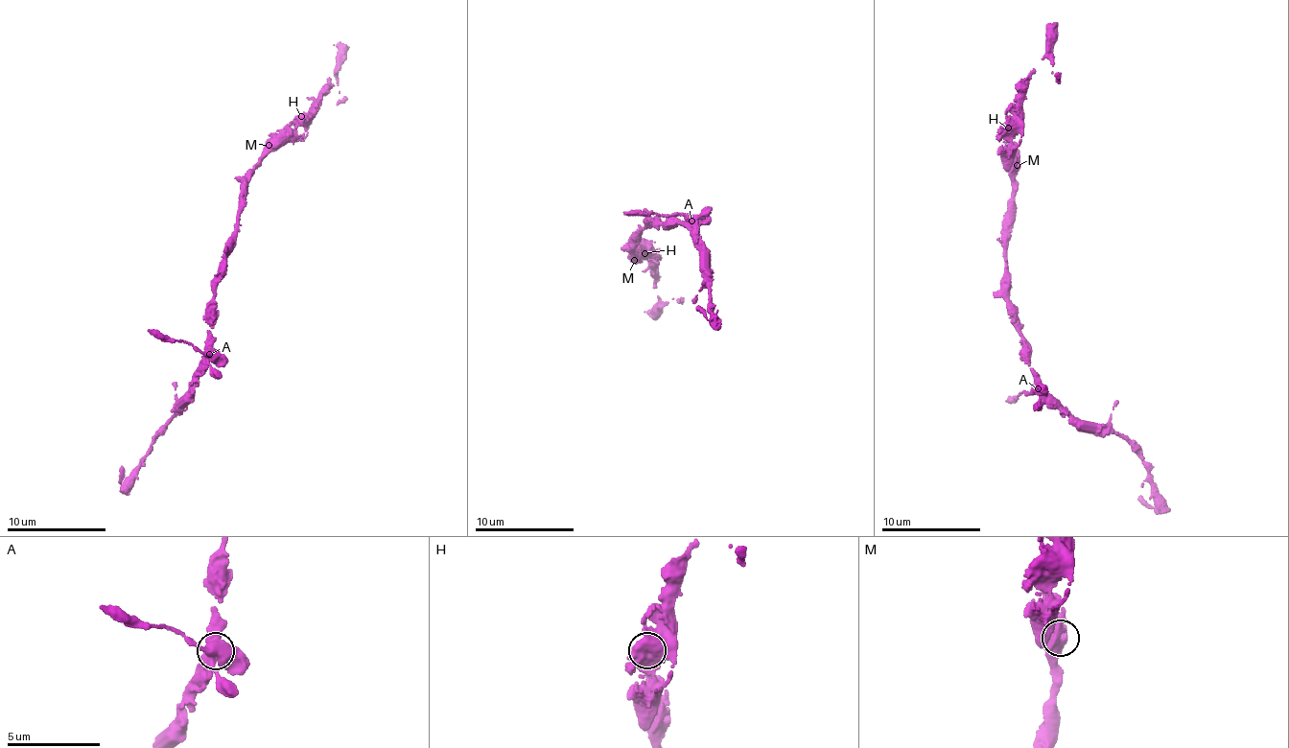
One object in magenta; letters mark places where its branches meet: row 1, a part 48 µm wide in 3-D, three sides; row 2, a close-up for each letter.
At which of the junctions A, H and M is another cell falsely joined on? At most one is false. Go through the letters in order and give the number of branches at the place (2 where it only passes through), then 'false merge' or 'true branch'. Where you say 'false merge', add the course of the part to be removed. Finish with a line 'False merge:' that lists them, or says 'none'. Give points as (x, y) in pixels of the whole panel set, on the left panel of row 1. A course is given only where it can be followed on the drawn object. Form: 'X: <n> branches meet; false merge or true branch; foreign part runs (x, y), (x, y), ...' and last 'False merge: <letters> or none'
A: 5 branches meet; false merge; foreign part runs (209, 354), (195, 350), (186, 341), (147, 331)
H: 5 branches meet; true branch
M: 4 branches meet; true branch
False merge: A

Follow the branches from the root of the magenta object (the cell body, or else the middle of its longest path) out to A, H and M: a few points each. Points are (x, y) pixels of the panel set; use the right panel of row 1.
A: (1009, 298), (1014, 324), (1029, 345), (1029, 366), (1037, 389)
H: (1009, 298), (1004, 229), (1014, 188), (1008, 128)
M: (1009, 298), (1004, 229), (1017, 165)

